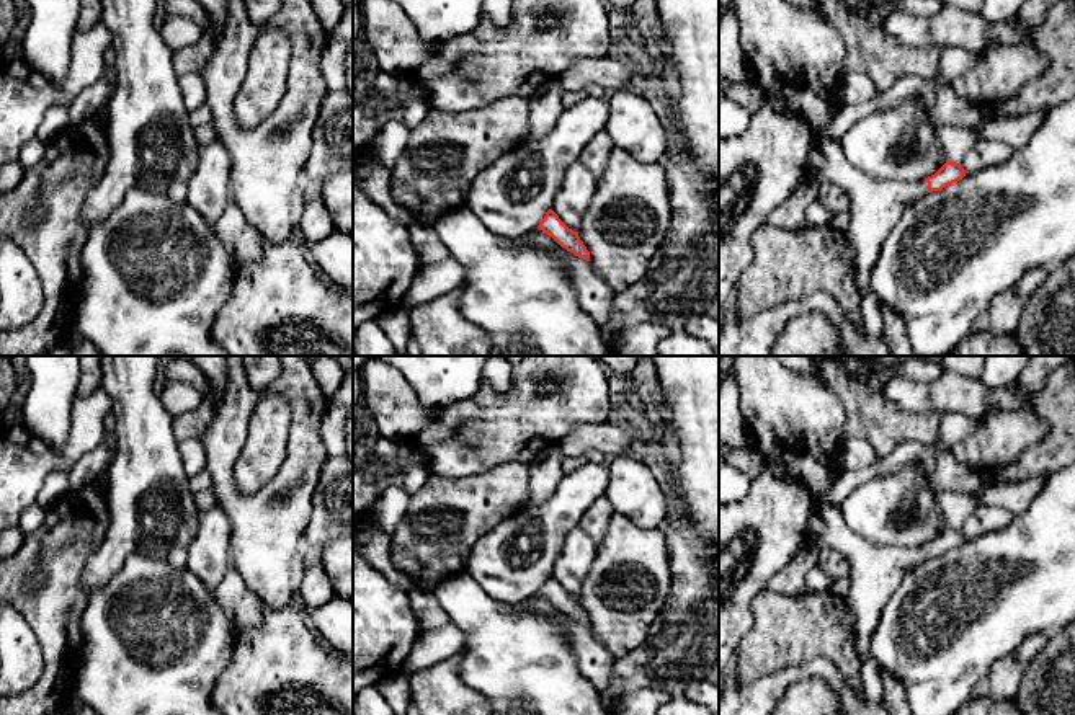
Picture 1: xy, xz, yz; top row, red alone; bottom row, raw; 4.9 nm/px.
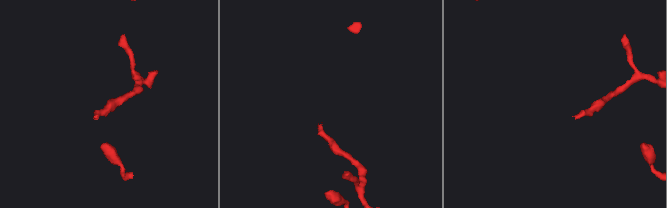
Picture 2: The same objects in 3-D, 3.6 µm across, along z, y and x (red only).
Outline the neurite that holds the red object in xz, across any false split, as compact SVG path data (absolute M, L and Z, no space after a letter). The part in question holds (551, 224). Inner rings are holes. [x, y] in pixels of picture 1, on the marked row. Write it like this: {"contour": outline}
{"contour": "M552 209L546 212L538 229L552 237L567 251L590 261L590 251L580 240L578 232L569 229Z"}

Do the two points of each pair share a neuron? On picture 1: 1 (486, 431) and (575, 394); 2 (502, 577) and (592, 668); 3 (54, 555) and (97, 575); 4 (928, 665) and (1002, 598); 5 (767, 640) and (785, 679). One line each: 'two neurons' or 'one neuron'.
1: one neuron
2: two neurons
3: two neurons
4: one neuron
5: two neurons

